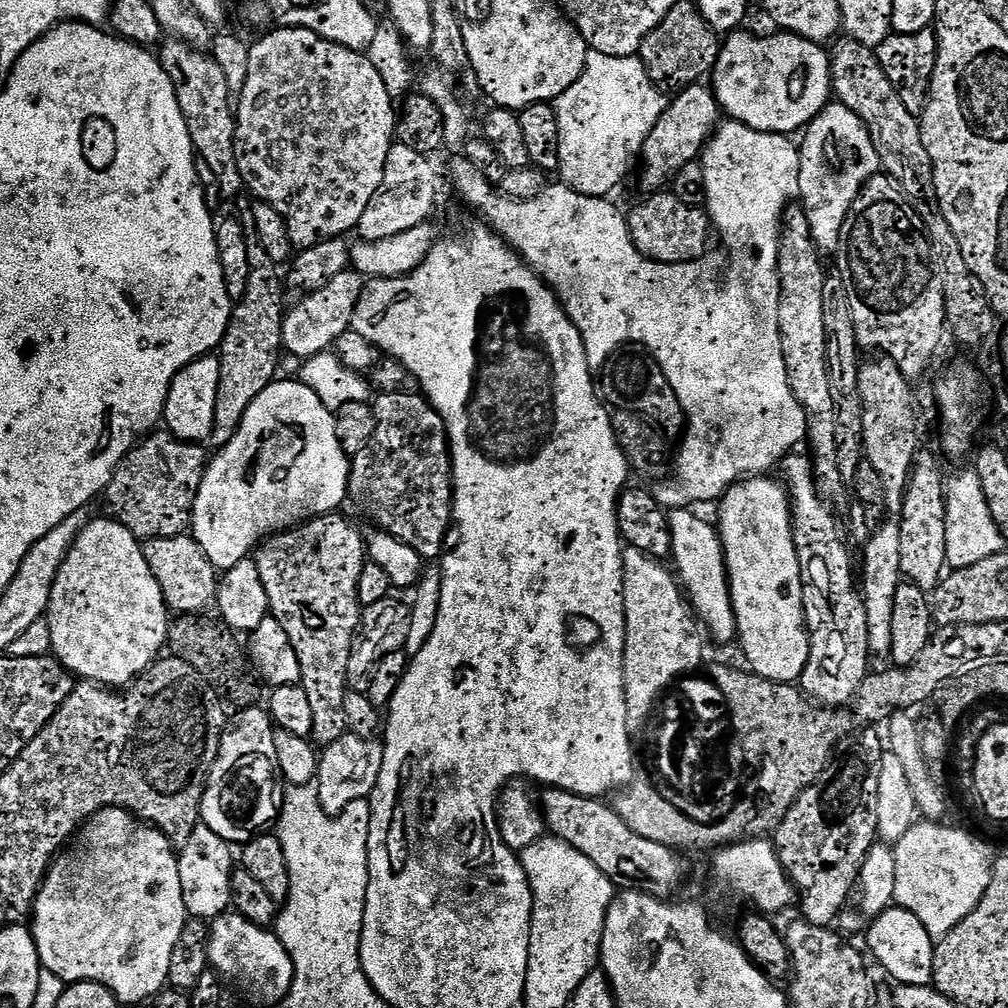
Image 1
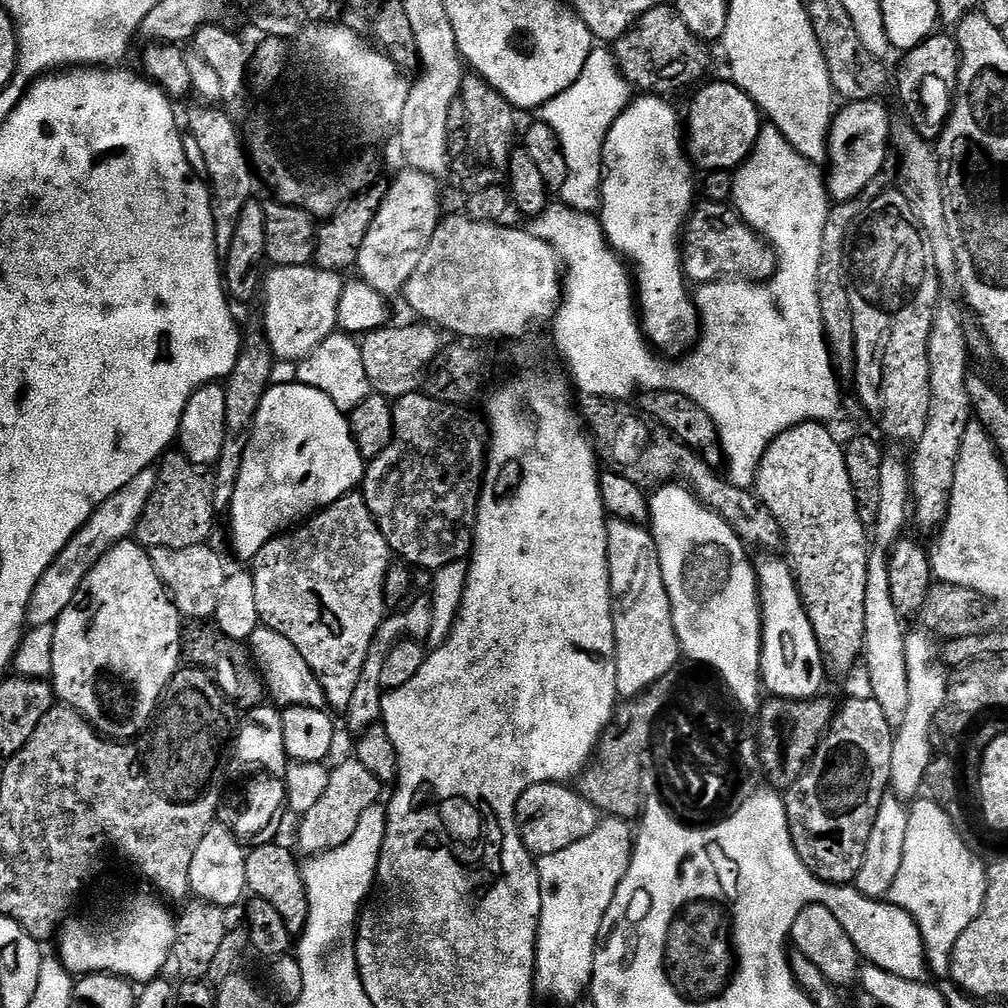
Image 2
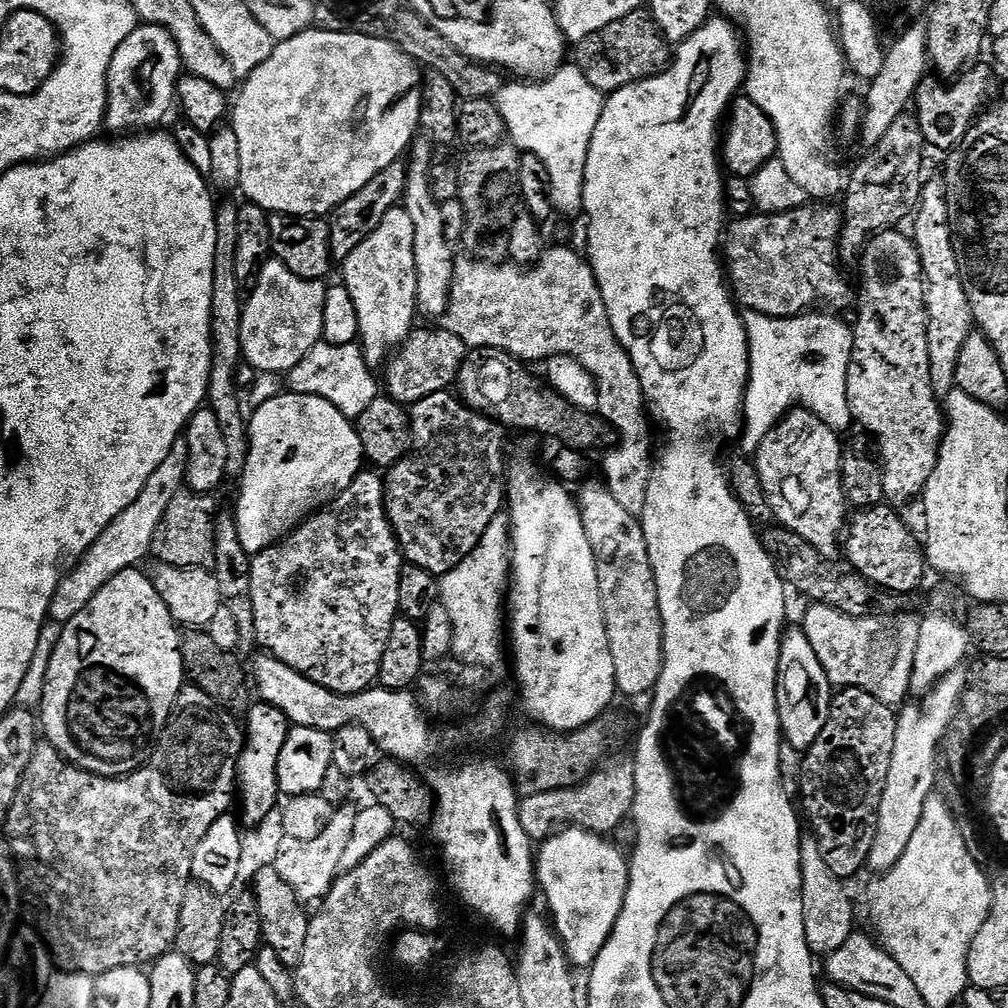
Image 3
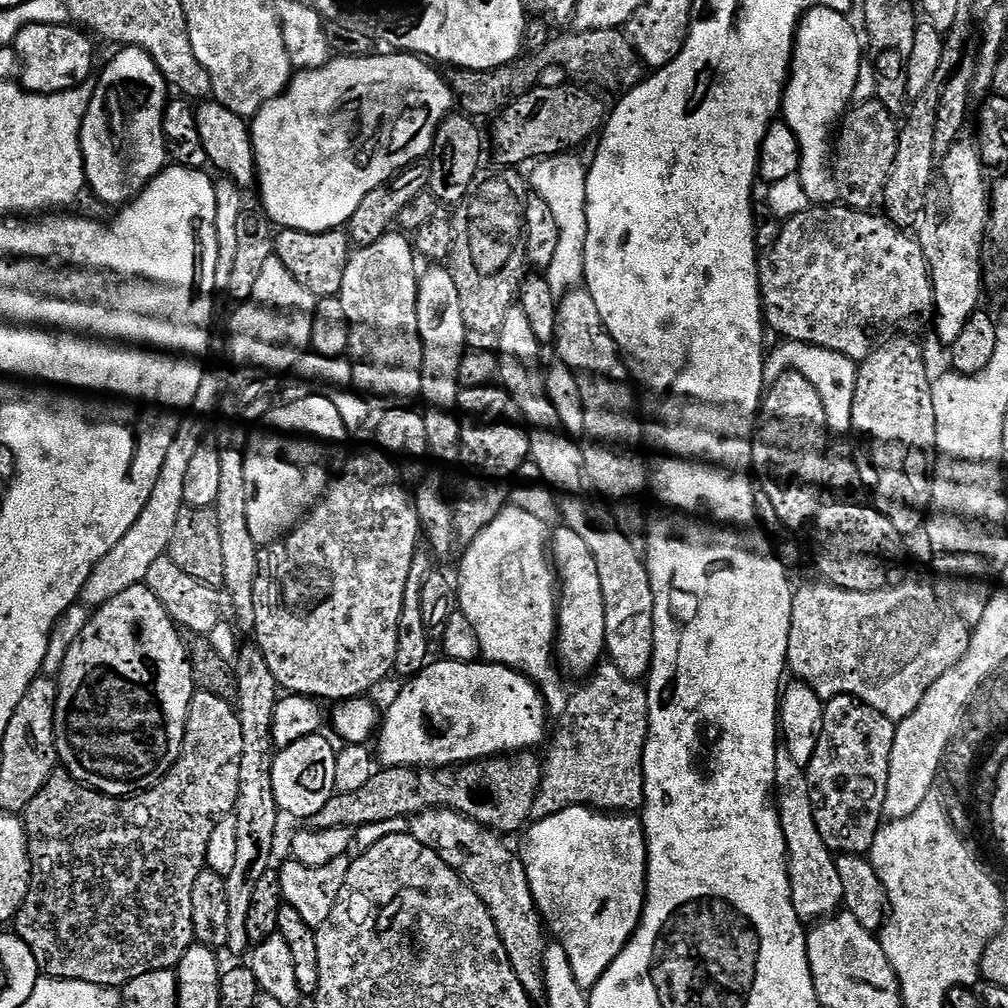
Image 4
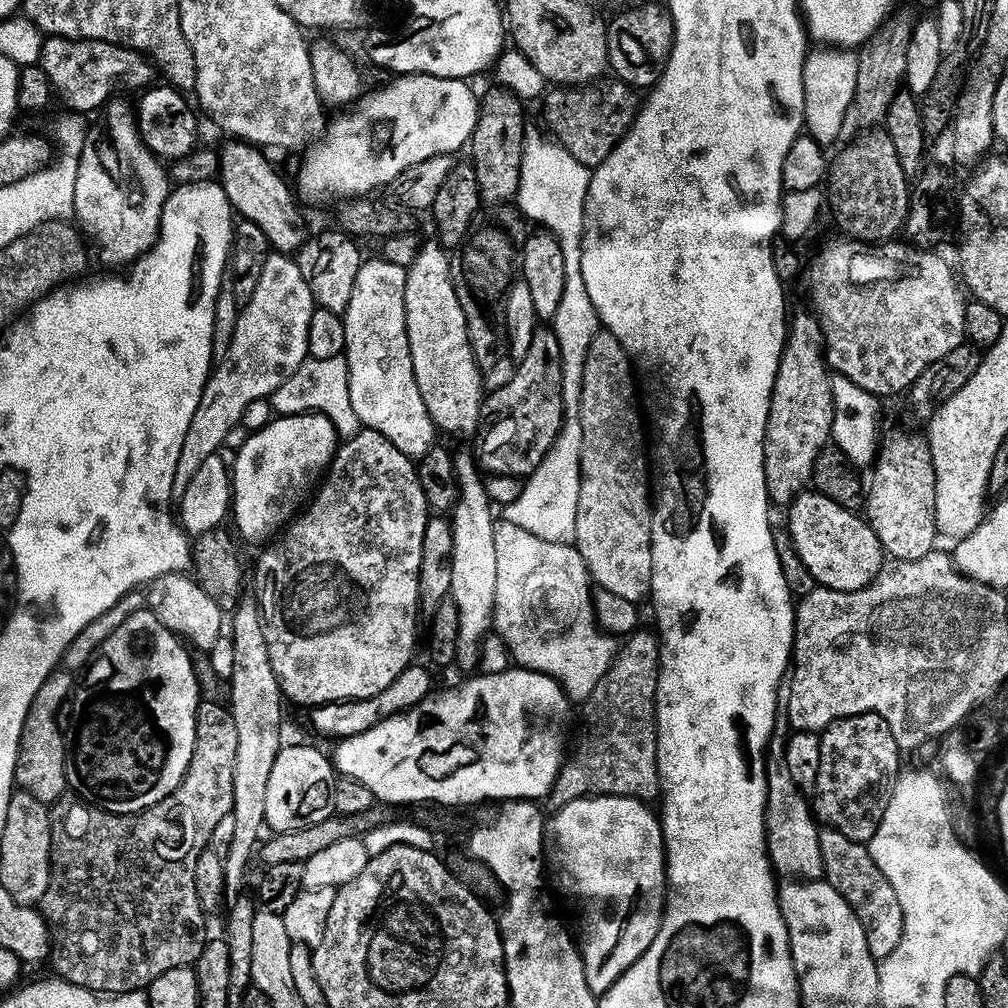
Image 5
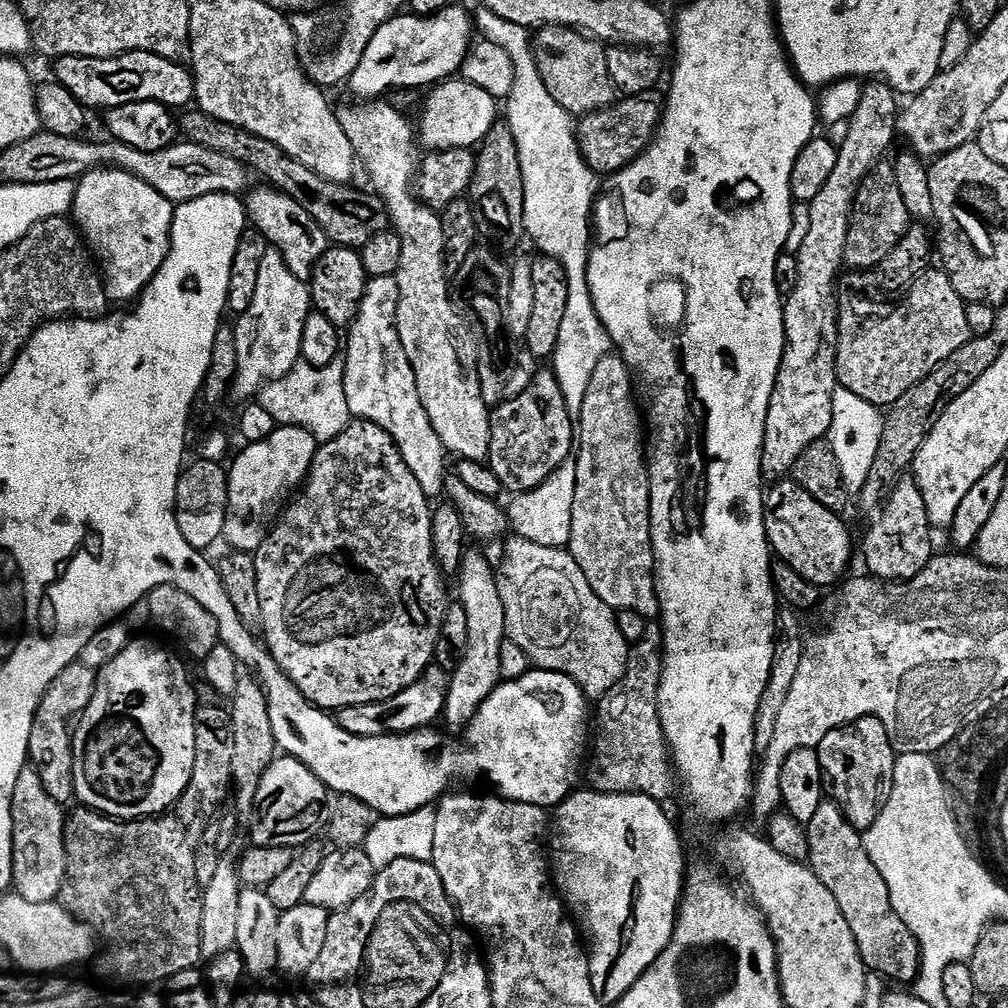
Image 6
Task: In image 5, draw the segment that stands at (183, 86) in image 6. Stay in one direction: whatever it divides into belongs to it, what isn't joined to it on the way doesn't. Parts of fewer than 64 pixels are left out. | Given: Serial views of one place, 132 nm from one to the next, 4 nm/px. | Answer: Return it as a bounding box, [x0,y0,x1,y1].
[38,36,154,114]

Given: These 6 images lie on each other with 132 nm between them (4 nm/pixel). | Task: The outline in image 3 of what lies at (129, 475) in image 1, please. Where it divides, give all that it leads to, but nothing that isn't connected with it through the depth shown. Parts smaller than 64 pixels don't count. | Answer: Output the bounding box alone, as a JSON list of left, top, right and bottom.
[151,490,218,568]

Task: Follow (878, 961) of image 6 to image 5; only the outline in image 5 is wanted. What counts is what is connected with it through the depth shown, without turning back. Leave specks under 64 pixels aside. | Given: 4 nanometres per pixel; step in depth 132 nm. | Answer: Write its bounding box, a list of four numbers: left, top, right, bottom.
[820,828,904,962]

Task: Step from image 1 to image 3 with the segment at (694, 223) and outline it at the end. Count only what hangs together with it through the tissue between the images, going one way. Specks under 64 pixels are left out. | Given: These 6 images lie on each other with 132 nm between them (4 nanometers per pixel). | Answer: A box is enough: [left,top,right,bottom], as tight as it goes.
[722,202,853,318]

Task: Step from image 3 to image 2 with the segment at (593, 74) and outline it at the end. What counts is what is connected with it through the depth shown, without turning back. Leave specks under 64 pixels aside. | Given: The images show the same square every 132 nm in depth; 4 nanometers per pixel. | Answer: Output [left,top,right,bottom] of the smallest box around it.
[612,4,710,98]

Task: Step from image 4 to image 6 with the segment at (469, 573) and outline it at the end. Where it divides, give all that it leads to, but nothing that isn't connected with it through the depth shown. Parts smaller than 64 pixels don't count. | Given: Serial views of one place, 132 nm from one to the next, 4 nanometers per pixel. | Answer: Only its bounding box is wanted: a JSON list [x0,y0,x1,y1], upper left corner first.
[498,535,630,701]

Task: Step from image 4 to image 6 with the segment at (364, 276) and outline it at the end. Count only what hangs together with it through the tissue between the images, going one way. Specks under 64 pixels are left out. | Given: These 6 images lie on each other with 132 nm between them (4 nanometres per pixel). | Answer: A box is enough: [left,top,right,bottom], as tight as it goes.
[342,275,446,498]

